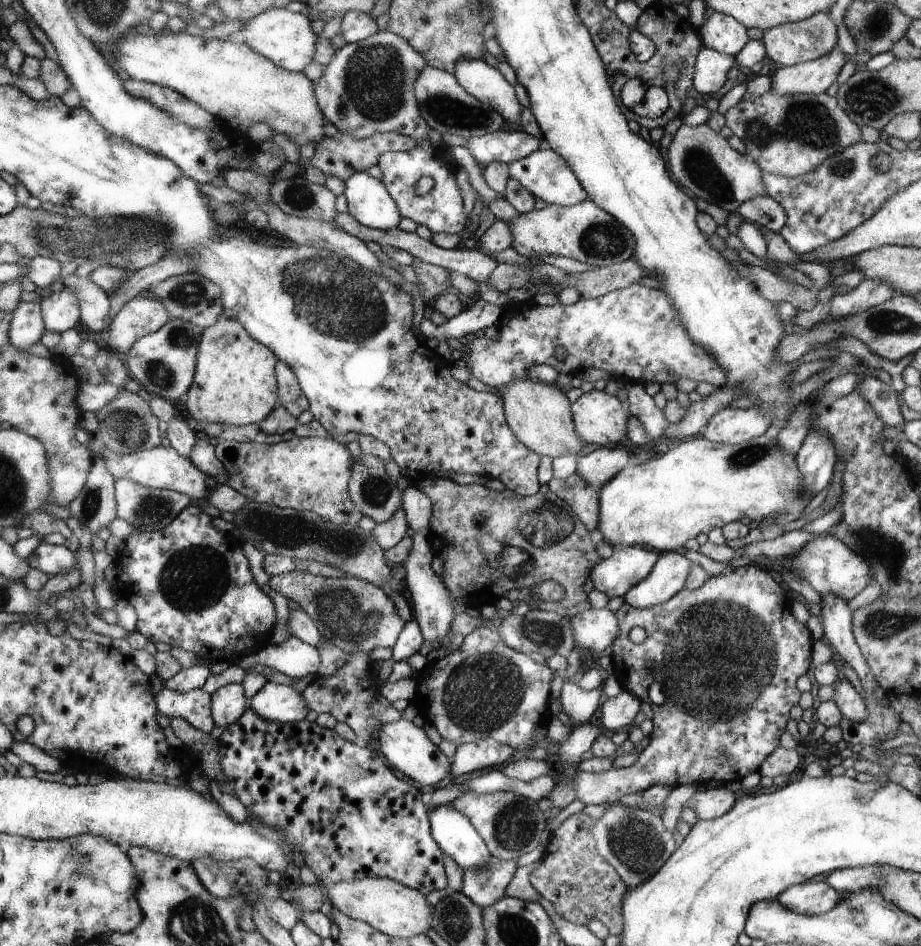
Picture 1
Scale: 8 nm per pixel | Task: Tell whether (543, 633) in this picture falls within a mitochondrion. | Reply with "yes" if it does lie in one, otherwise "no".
yes

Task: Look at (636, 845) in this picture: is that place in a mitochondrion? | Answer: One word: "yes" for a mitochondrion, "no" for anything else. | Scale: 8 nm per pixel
yes

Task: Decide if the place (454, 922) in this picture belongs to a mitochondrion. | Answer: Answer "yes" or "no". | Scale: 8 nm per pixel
yes

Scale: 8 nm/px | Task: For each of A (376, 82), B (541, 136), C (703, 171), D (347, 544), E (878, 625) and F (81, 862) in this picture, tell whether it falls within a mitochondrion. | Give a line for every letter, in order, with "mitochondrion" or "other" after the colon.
A: mitochondrion
B: other
C: mitochondrion
D: mitochondrion
E: mitochondrion
F: mitochondrion

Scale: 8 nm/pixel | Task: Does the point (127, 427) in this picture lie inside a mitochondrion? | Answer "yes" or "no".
yes

